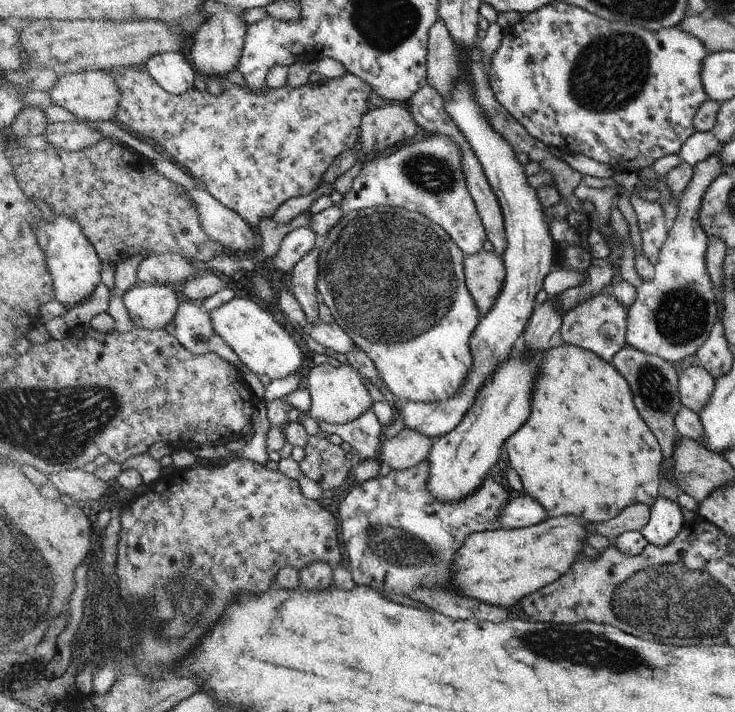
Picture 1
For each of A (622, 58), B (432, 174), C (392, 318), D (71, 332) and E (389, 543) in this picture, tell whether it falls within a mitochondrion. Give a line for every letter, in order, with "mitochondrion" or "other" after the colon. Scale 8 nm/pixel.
A: mitochondrion
B: mitochondrion
C: mitochondrion
D: other
E: mitochondrion

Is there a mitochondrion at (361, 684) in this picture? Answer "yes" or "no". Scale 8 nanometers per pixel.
no

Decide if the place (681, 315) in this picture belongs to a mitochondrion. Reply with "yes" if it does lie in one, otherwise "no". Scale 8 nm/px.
yes

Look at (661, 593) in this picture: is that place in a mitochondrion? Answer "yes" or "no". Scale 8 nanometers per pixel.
yes

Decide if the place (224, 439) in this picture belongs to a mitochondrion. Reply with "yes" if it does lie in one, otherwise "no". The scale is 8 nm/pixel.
no

